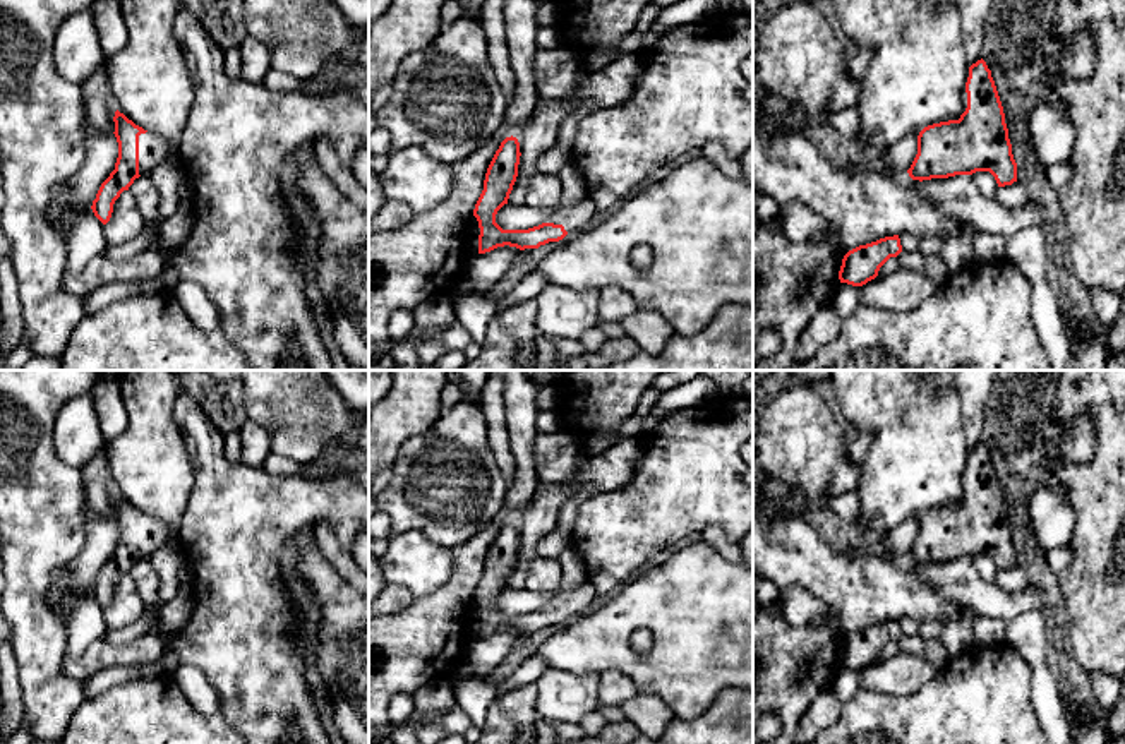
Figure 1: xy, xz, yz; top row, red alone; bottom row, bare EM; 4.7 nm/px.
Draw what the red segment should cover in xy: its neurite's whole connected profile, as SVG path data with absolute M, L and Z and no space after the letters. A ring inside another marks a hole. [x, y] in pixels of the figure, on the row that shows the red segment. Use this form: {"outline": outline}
{"outline": "M118 110L113 117L118 158L115 170L101 183L93 201L94 216L106 225L113 213L113 204L123 190L141 175L149 175L158 165L177 154L177 147L165 137L135 125Z"}

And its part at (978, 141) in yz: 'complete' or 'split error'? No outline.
complete

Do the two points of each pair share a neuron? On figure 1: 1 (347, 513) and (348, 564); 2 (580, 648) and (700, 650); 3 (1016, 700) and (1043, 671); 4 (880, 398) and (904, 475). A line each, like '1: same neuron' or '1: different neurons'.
1: different neurons
2: same neuron
3: different neurons
4: same neuron

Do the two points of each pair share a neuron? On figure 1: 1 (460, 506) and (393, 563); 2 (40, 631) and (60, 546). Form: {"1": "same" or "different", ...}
{"1": "different", "2": "same"}

